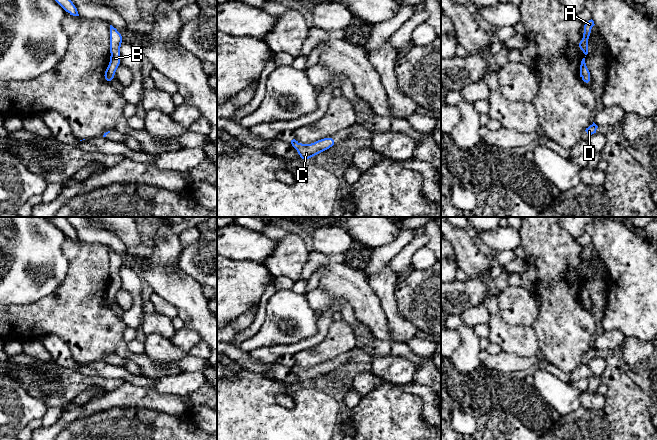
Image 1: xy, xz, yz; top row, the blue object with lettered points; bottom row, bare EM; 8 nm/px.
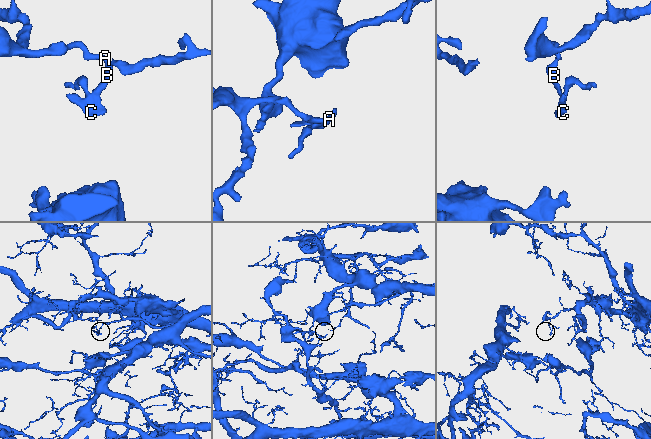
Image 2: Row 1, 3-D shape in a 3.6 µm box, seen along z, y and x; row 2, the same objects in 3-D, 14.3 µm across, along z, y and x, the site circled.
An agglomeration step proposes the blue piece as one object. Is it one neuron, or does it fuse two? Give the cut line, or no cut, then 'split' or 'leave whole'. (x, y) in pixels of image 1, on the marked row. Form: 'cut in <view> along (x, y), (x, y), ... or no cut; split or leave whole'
no cut; leave whole

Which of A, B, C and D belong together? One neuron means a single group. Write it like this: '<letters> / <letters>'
A B C D

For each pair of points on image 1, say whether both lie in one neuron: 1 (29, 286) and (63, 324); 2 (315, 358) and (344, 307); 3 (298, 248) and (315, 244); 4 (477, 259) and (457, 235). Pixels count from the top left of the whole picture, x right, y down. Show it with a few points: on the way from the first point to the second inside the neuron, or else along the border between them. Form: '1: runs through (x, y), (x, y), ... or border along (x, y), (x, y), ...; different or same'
1: border along (60, 285), (49, 294), (31, 303), (17, 304); different
2: border along (342, 317), (350, 325), (355, 338); different
3: border along (307, 241), (310, 249); different
4: runs through (471, 253), (462, 241); same

